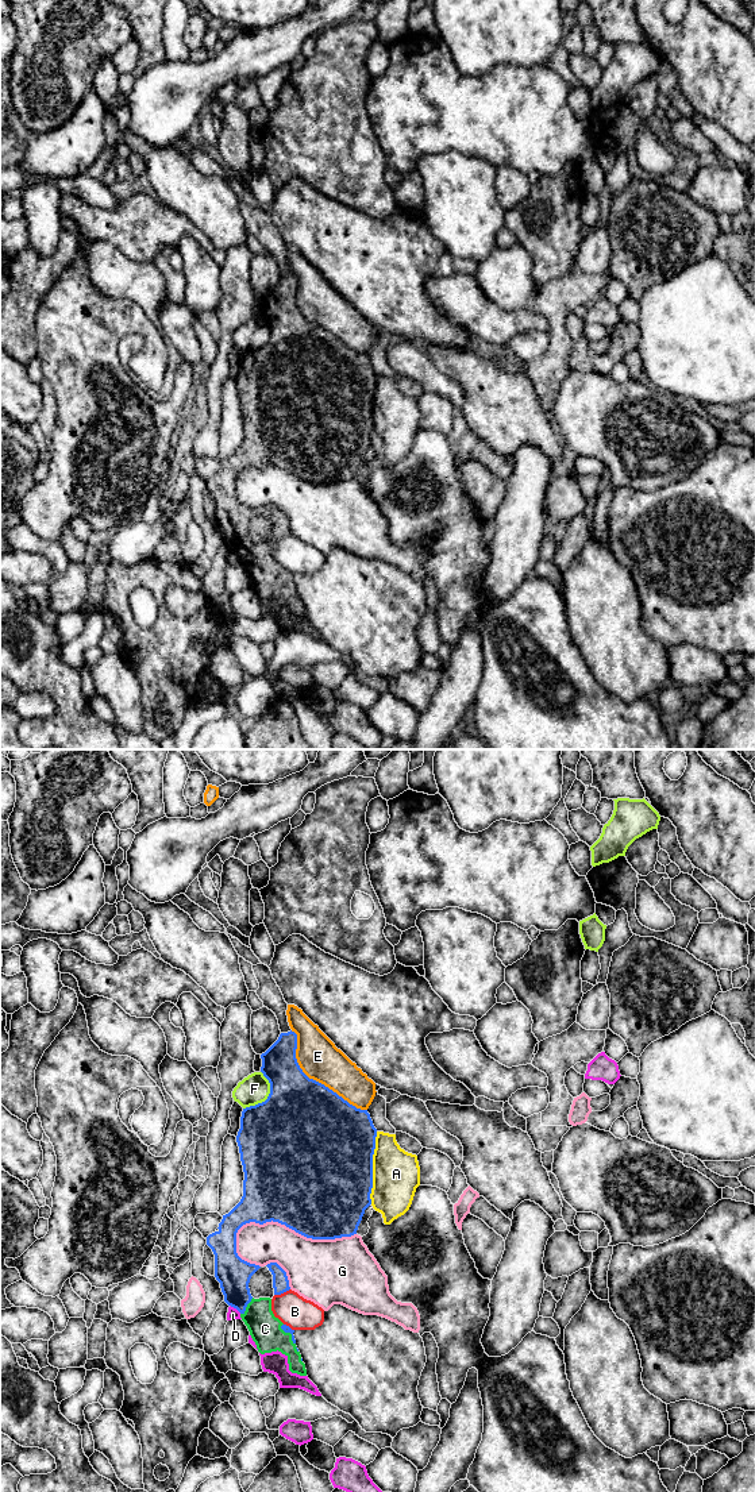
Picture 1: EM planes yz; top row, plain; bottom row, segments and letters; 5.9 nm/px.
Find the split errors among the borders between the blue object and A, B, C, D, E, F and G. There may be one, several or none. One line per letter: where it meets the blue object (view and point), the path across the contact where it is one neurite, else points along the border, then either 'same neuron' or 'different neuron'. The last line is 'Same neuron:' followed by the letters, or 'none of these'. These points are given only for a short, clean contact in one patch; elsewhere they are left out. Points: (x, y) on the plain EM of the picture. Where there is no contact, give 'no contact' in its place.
A: contact yz (372, 412); different neuron
B: contact yz (281, 536); different neuron
C: contact yz (246, 550); same neuron
D: contact yz (235, 551); border yz (230, 548), (241, 556); different neuron
E: contact yz (312, 323); different neuron
F: contact yz (268, 340); different neuron
G: contact yz (285, 469); different neuron
Same neuron: C

